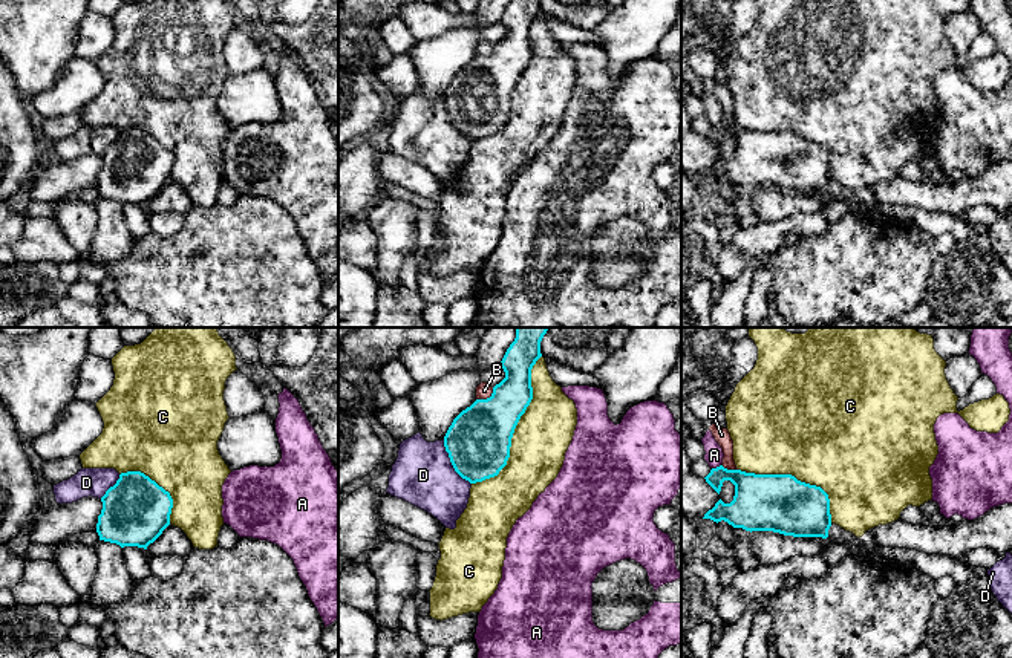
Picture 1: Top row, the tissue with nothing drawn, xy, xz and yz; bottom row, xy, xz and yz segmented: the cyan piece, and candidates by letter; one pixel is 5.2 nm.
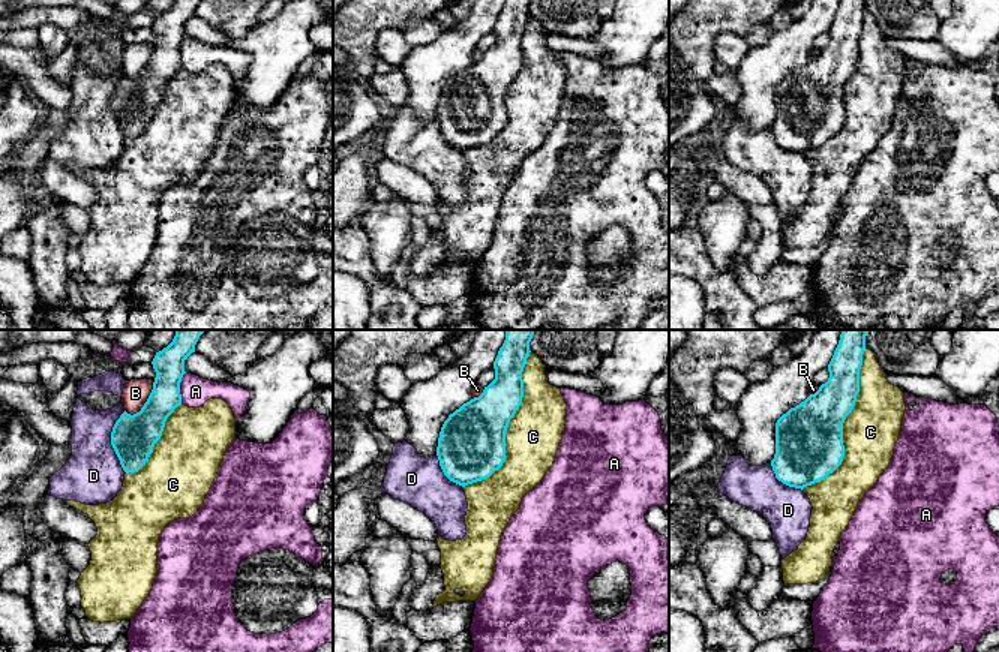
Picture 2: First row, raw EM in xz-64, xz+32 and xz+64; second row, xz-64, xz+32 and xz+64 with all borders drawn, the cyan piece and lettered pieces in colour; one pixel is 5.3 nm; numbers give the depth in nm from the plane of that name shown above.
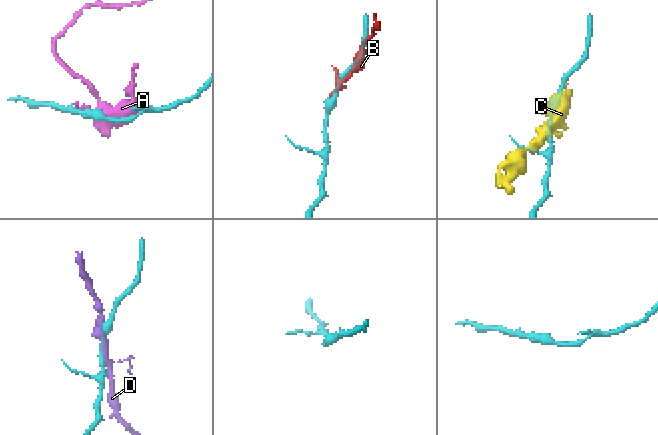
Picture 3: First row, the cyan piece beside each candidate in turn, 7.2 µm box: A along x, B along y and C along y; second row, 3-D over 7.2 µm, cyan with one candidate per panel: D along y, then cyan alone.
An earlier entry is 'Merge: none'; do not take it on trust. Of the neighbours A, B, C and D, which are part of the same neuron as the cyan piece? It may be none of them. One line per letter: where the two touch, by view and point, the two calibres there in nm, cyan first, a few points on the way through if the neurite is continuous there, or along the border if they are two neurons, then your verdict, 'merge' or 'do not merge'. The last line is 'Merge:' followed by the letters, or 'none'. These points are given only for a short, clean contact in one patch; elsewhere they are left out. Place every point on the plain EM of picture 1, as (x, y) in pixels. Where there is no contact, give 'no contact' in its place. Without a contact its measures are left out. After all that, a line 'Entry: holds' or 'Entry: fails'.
A: contact yz (717, 124); calibres 220 and 100 nm; border yz (720, 121), (712, 126); do not merge
B: contact xz (487, 55); calibres 340 and 90 nm; border xz (493, 45), (489, 54), (476, 57); do not merge
C: contact xz (515, 84); calibres 340 and 300 nm; do not merge
D: contact xz (450, 118); calibres 340 and 320 nm; do not merge
Merge: none
Entry: holds

